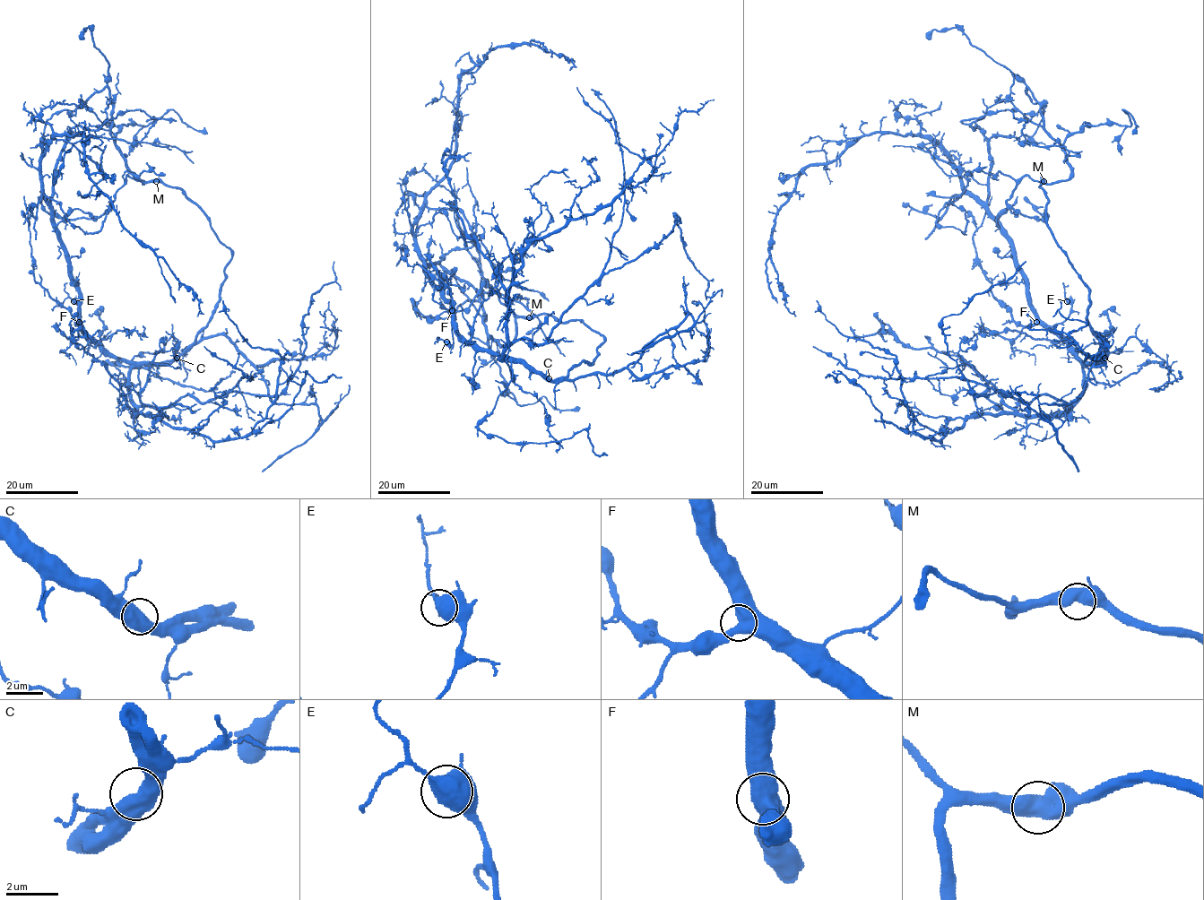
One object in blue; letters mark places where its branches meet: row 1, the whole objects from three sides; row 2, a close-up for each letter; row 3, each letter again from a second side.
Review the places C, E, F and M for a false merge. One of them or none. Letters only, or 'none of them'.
none of them

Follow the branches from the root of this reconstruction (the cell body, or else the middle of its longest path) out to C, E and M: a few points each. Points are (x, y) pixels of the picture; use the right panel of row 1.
C: (1069, 347), (1083, 361), (1098, 362), (1104, 357)
E: (1069, 347), (1053, 327), (1069, 316), (1071, 306), (1067, 301)
M: (1069, 347), (1083, 361), (1106, 355), (1087, 321), (1089, 289), (1047, 226), (1043, 181)

